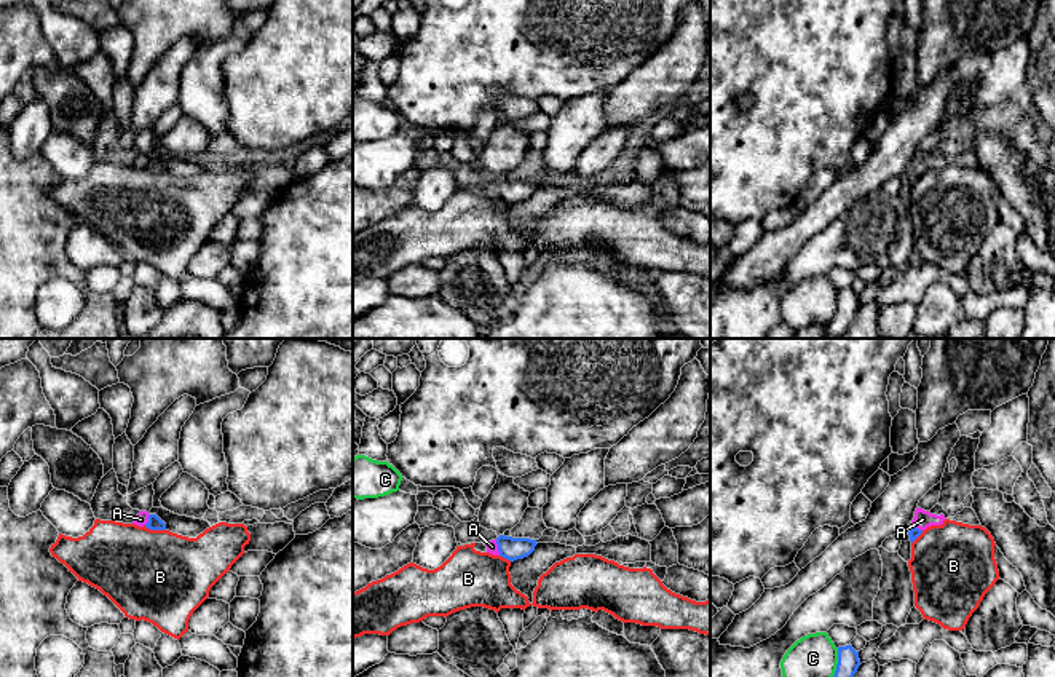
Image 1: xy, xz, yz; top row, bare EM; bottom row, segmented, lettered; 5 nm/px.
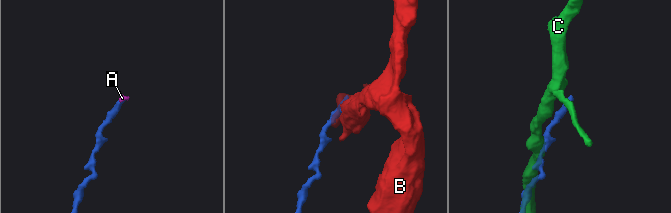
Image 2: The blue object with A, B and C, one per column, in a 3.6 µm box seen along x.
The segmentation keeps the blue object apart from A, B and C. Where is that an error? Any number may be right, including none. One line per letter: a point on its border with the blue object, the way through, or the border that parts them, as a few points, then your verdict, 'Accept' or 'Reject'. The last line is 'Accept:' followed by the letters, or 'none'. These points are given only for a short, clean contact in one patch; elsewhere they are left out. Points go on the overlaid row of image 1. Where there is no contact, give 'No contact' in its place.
A: Touches blue at xz (498, 548). Path across: xz (509, 548), (498, 548), (492, 546). Accept
B: Touches blue at xy (155, 529). Boundary: xy (144, 526), (154, 530), (165, 530). Reject
C: Touches blue at yz (838, 663). Boundary: yz (838, 649), (838, 663), (832, 676). Reject
Accept: A

